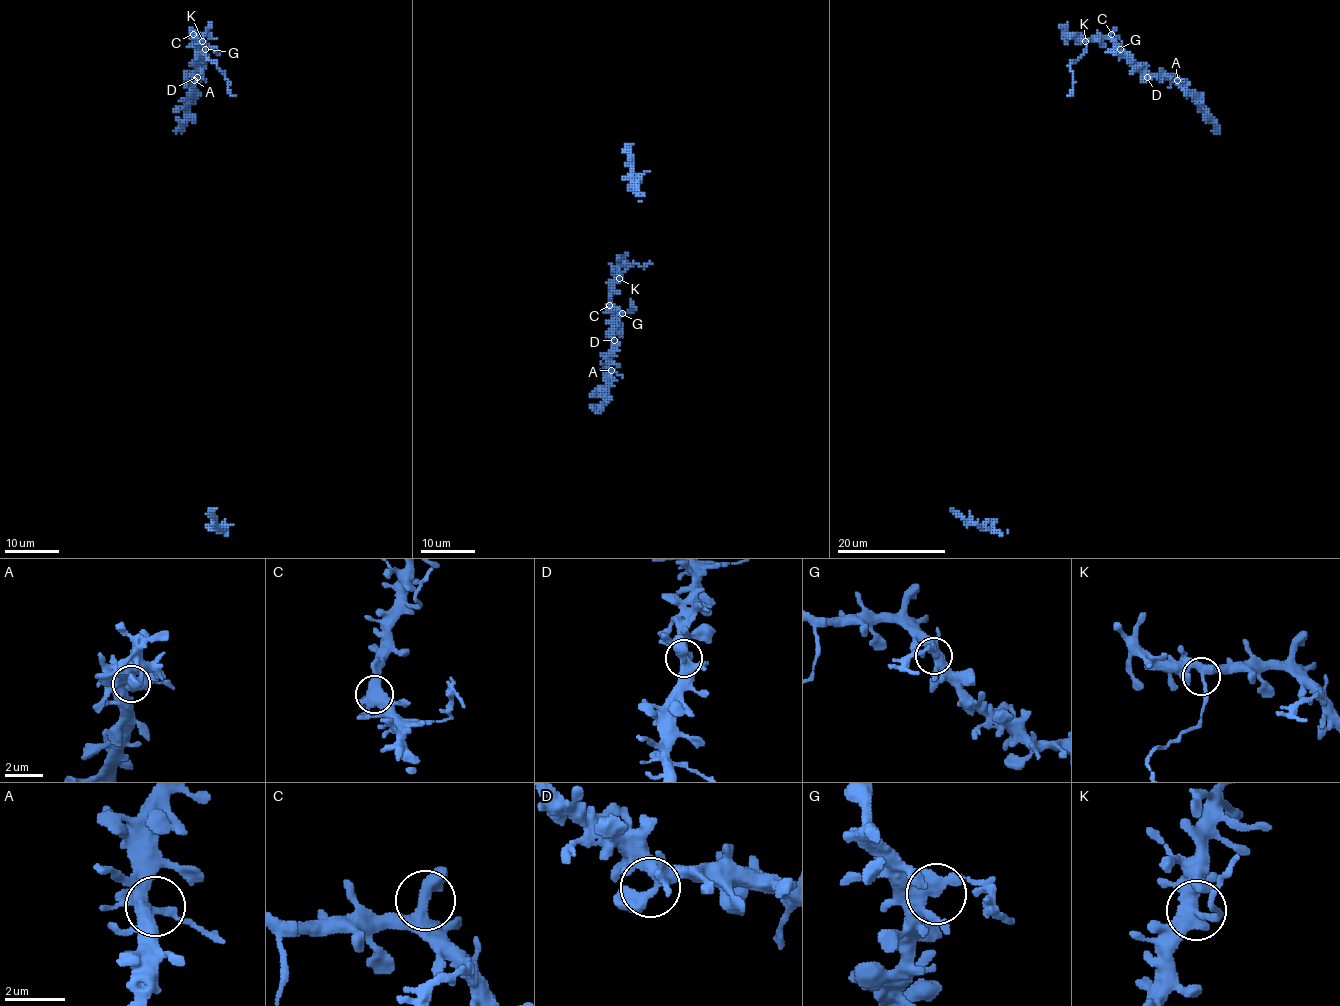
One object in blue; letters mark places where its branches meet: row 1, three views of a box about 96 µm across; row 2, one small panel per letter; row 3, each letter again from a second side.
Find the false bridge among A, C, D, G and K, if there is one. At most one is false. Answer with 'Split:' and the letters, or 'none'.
Split: K

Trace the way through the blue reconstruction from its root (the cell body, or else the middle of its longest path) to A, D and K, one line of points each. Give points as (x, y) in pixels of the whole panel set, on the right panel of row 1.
A: (1068, 96), (1073, 88), (1069, 65), (1084, 54), (1088, 39), (1110, 39), (1139, 68), (1177, 80)
D: (1068, 96), (1073, 88), (1069, 65), (1084, 54), (1088, 39), (1110, 39), (1147, 77)
K: (1068, 96), (1073, 88), (1069, 65), (1084, 54), (1084, 40)

